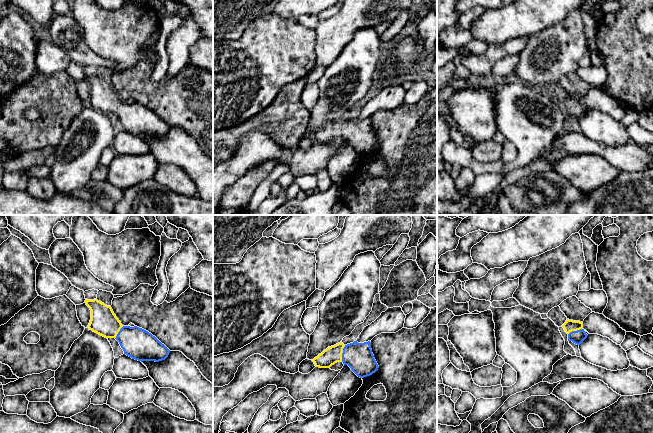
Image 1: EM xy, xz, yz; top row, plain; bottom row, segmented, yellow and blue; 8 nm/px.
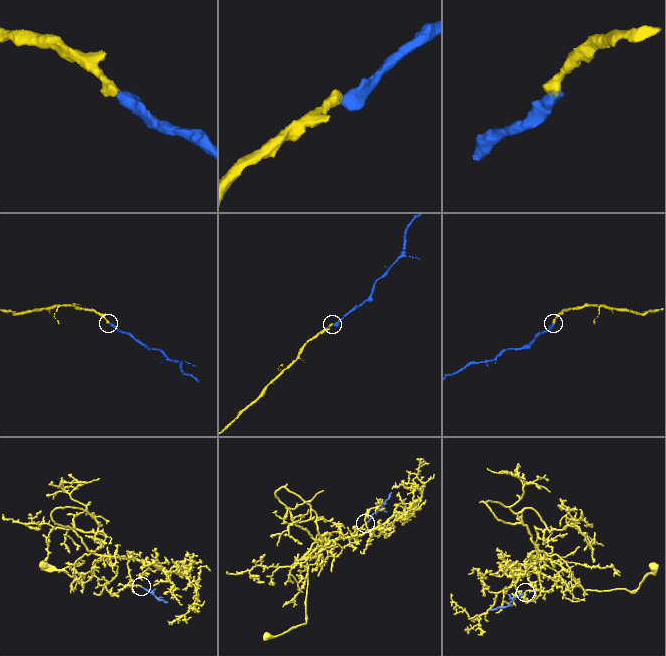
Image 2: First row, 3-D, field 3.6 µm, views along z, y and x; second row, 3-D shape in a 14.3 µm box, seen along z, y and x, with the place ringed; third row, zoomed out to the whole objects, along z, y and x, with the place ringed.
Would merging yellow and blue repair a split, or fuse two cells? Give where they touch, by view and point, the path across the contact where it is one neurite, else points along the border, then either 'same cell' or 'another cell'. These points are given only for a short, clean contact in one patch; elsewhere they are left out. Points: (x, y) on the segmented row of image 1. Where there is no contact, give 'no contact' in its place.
xz (342, 352) | across xz (330, 356), (342, 352), (358, 356) | same cell

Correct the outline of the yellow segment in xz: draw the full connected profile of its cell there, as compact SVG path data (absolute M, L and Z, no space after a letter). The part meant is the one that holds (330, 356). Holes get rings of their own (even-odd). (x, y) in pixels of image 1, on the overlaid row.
M356 340L347 345L340 342L328 347L313 359L315 366L319 368L330 368L341 361L360 378L372 375L379 368L372 353L370 341L358 343Z

